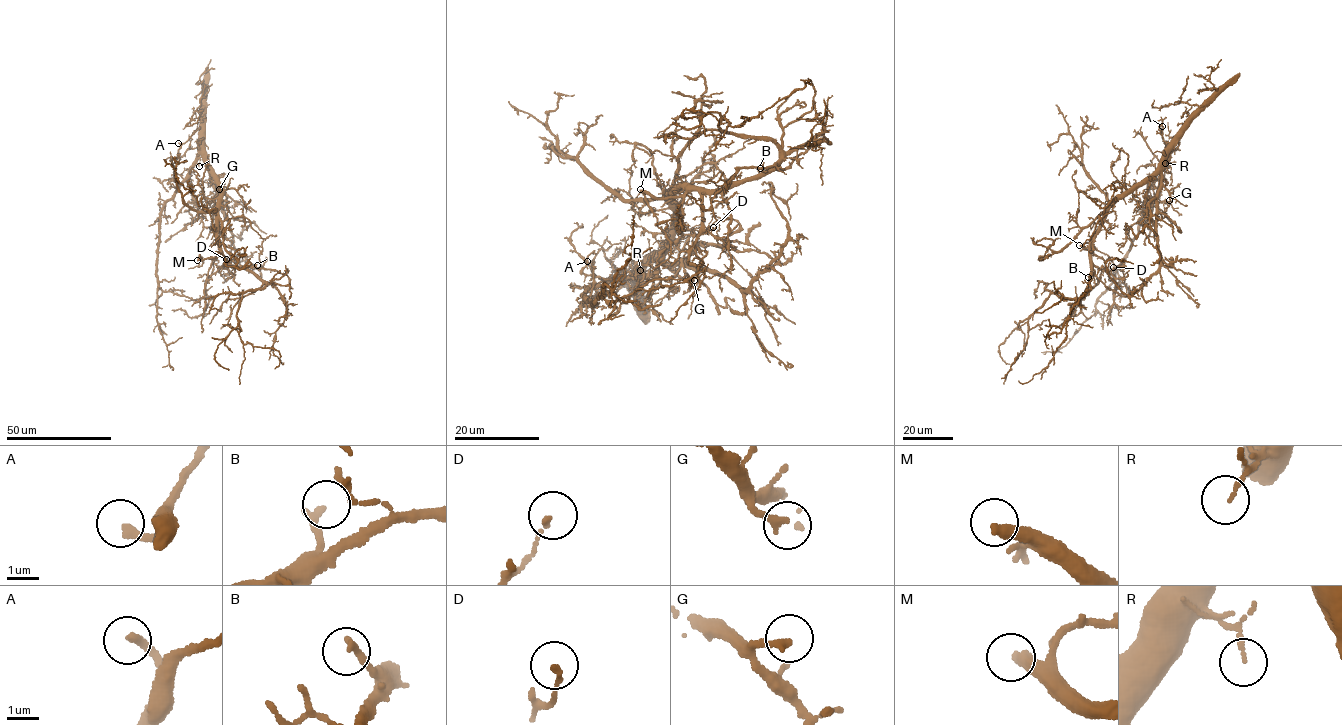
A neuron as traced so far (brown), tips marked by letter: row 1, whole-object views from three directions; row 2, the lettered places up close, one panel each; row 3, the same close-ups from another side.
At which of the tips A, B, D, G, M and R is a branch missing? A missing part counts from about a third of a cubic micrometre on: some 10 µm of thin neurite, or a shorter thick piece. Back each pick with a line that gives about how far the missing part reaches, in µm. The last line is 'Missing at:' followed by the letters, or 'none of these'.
M: Missing length about 25 µm
Missing at: M

